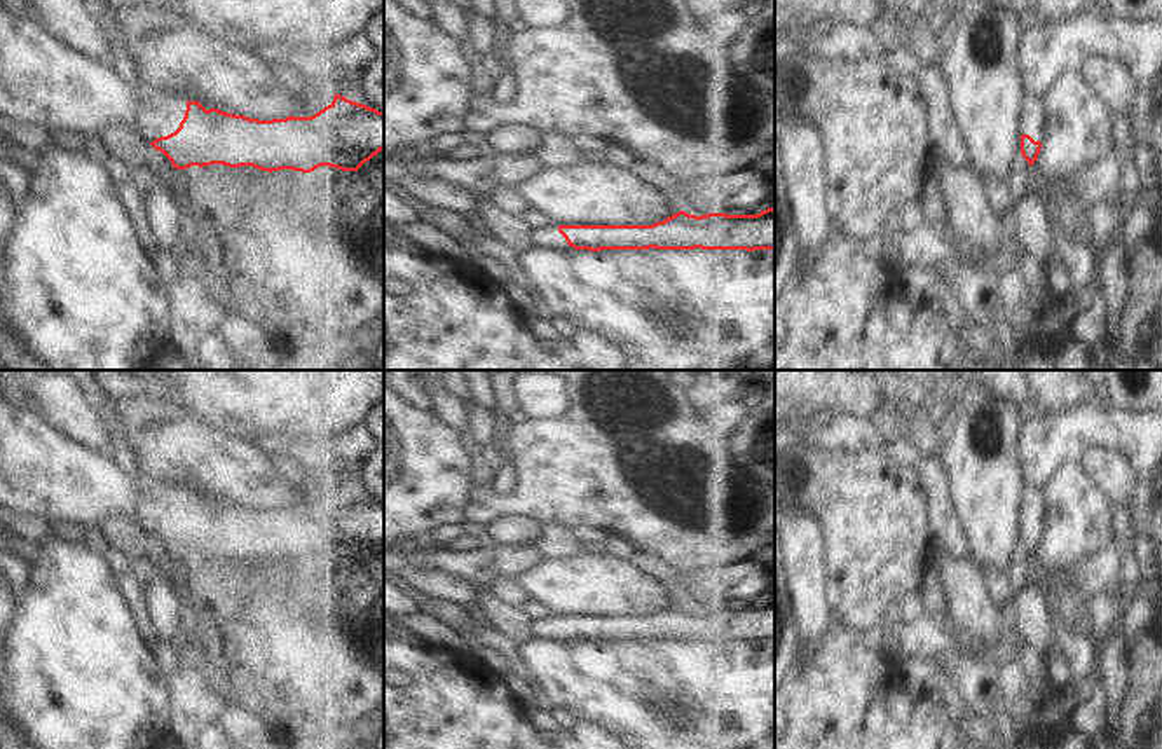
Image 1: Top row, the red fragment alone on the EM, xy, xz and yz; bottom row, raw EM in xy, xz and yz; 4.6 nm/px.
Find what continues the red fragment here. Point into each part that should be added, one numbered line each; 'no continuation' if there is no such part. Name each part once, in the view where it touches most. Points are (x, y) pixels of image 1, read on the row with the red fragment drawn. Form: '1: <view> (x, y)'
1: xy (42, 81)

